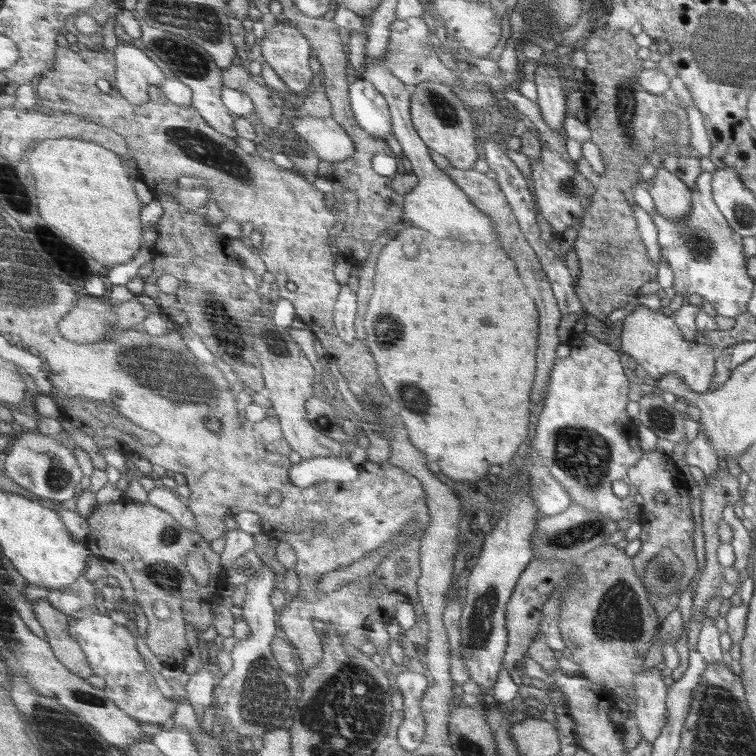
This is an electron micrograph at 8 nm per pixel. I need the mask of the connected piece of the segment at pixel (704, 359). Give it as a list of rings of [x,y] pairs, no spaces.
[[[640,304],[623,319],[620,340],[623,352],[629,354],[656,380],[664,374],[676,373],[684,379],[692,391],[697,393],[709,391],[713,374],[716,372],[718,351],[707,344],[685,341],[674,317],[654,312],[654,309]]]

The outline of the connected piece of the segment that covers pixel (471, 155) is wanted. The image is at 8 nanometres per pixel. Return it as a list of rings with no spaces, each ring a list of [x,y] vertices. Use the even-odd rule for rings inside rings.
[[[436,81],[416,85],[411,96],[411,116],[413,125],[426,146],[445,156],[452,167],[460,170],[474,168],[474,160],[480,154],[476,154],[472,118],[462,101],[448,92],[448,85],[436,84]]]

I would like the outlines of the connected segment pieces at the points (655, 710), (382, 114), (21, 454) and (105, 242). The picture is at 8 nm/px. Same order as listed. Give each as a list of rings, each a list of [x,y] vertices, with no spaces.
[[[654,666],[642,671],[634,679],[637,709],[635,712],[638,732],[641,740],[654,742],[662,727],[666,724],[666,698],[670,686],[666,686],[666,678]]]
[[[357,78],[355,82],[349,84],[349,99],[354,116],[358,124],[377,141],[386,142],[386,136],[392,134],[390,113],[384,96],[374,88],[373,83],[366,79]]]
[[[24,430],[14,433],[7,453],[7,471],[14,481],[44,498],[66,502],[78,498],[84,470],[80,468],[72,445],[62,437],[42,435],[42,432]]]
[[[66,137],[38,142],[27,159],[31,164],[31,174],[38,180],[40,210],[46,210],[42,212],[44,220],[70,236],[74,240],[72,244],[78,242],[98,262],[112,268],[130,262],[144,248],[142,213],[145,205],[138,198],[134,186],[137,175],[128,168],[125,158],[97,142]]]

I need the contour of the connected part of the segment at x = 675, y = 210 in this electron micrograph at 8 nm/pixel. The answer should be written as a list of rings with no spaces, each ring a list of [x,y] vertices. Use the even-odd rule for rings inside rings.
[[[664,166],[656,169],[655,176],[651,178],[652,186],[647,190],[654,200],[655,210],[664,218],[679,221],[687,216],[693,206],[692,190],[677,175],[666,170]]]

